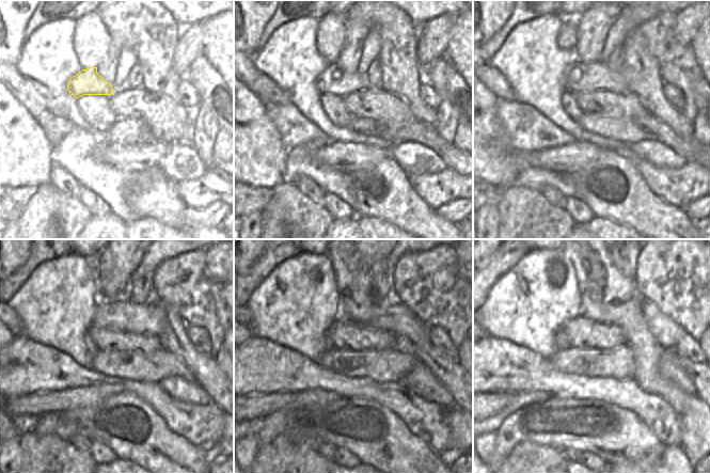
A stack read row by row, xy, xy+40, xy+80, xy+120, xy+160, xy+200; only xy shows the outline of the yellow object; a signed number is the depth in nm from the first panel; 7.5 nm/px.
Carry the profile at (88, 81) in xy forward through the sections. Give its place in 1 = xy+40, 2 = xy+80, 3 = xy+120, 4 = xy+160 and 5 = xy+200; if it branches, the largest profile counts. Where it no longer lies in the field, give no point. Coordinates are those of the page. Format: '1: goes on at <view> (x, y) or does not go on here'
1: goes on at xy+40 (333, 79)
2: goes on at xy+80 (579, 77)
3: goes on at xy+120 (148, 318)
4: goes on at xy+160 (391, 315)
5: goes on at xy+200 (667, 332)

